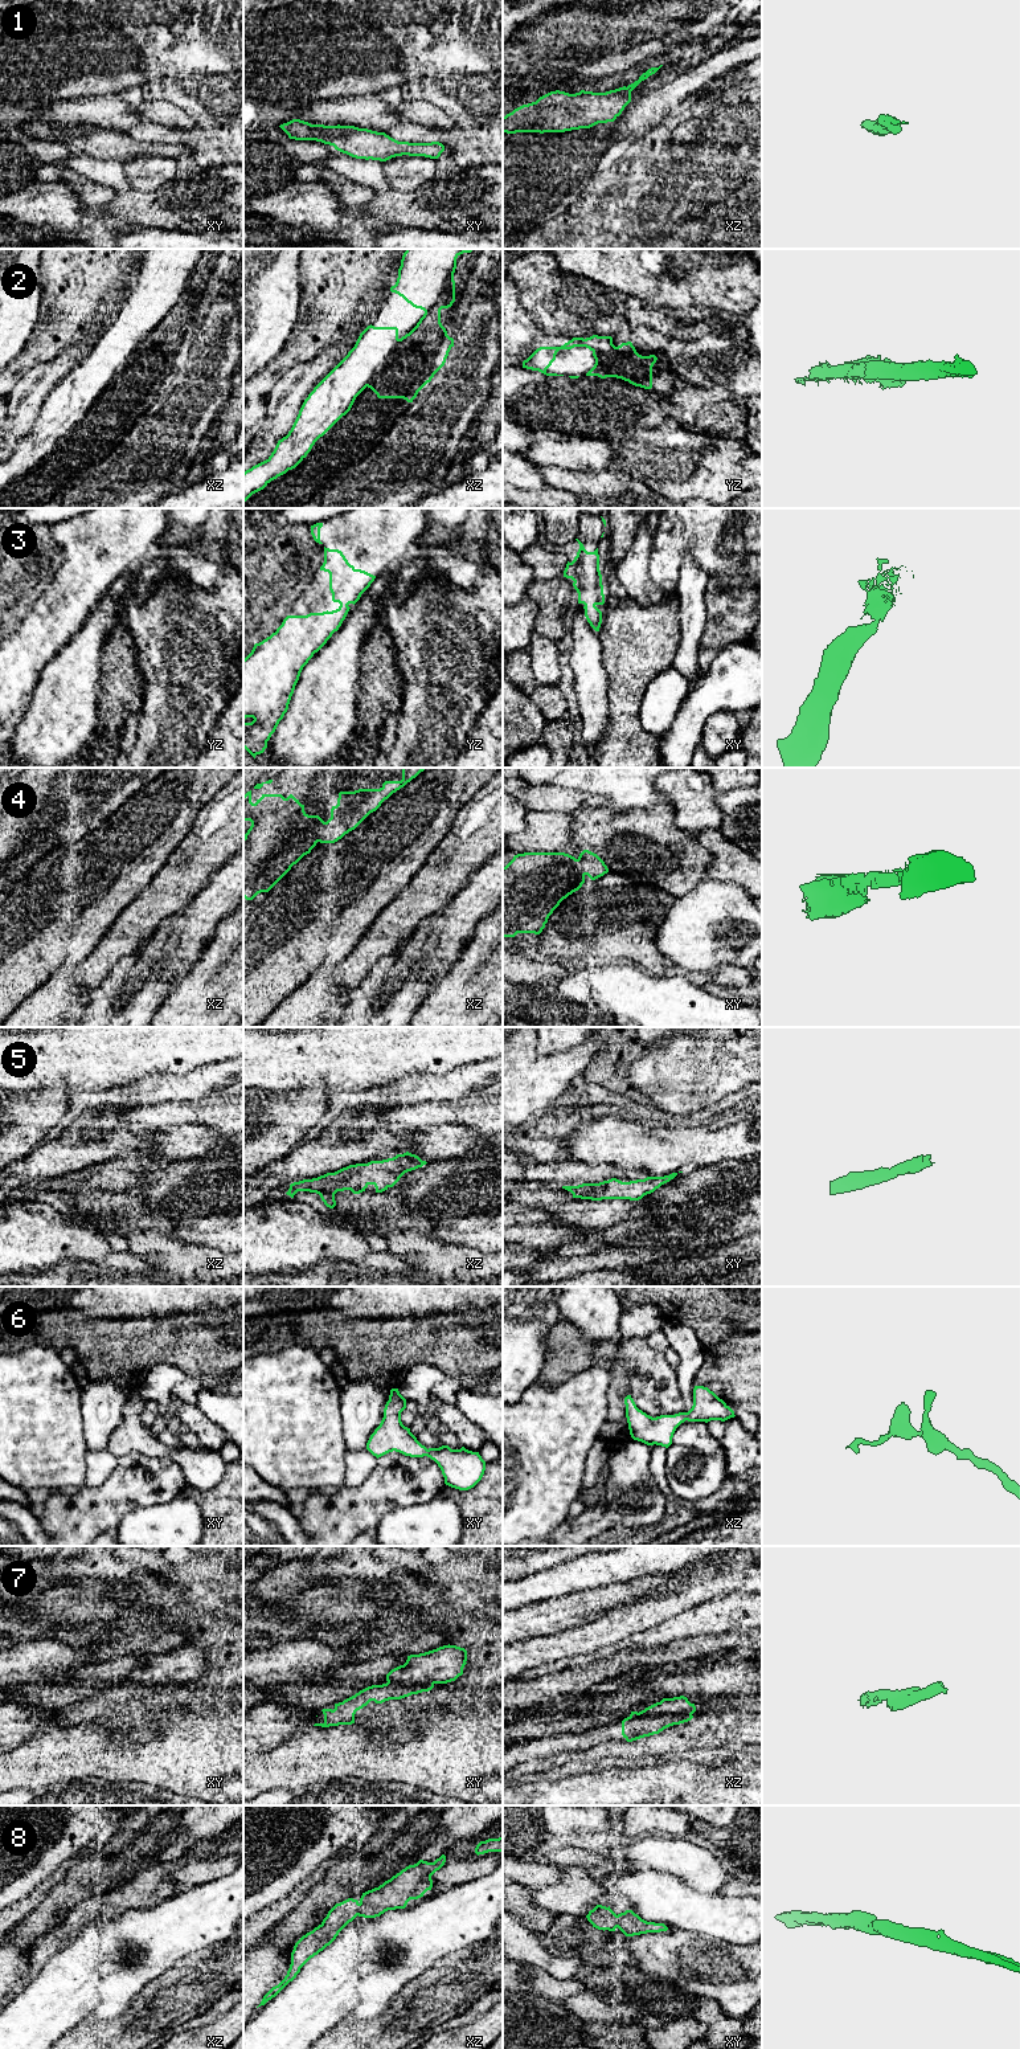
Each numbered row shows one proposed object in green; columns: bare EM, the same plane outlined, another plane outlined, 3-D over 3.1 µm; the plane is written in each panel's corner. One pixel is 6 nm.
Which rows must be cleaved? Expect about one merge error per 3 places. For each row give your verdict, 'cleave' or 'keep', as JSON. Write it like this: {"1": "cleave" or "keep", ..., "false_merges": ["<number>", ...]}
{"1": "keep", "2": "keep", "3": "keep", "4": "keep", "5": "keep", "6": "keep", "7": "cleave", "8": "keep", "false_merges": ["7"]}

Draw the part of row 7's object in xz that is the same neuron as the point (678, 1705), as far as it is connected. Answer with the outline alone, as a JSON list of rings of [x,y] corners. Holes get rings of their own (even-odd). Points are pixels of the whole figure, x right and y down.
[[[687,1697],[663,1698],[642,1711],[631,1711],[630,1717],[647,1717],[659,1714],[693,1714],[696,1711],[695,1704],[691,1704]]]

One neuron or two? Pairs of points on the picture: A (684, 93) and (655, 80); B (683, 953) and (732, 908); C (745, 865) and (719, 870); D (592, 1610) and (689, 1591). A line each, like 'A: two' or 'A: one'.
A: two
B: one
C: one
D: two

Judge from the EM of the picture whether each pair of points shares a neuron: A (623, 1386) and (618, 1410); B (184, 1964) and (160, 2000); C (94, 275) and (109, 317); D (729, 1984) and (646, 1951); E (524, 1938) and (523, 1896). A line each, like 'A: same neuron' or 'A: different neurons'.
A: same neuron
B: same neuron
C: different neurons
D: same neuron
E: different neurons

